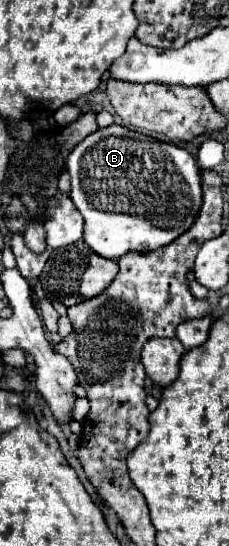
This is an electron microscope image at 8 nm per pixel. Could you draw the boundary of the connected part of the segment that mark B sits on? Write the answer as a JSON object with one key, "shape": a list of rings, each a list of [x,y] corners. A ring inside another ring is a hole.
{"shape":[[[112,124],[86,136],[68,154],[66,170],[72,182],[70,198],[86,222],[84,242],[96,254],[110,260],[118,260],[132,250],[150,252],[170,244],[192,226],[202,204],[200,168],[194,156],[184,148],[160,142],[152,136],[136,136],[136,132],[126,126]]]}

